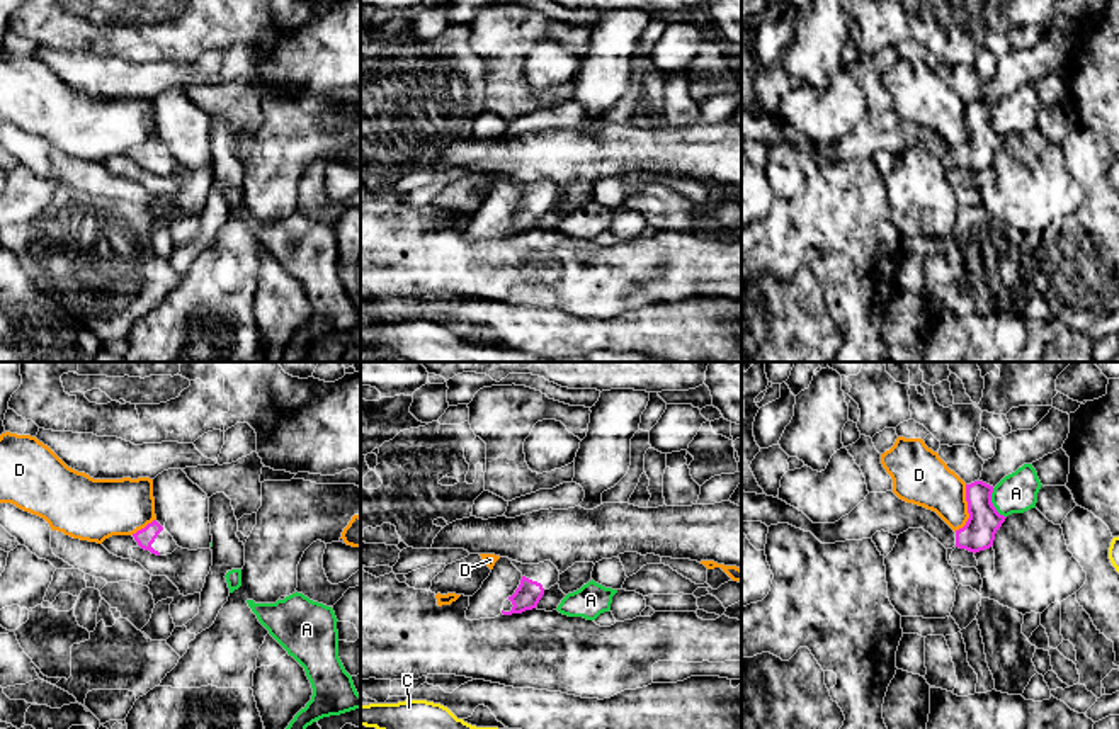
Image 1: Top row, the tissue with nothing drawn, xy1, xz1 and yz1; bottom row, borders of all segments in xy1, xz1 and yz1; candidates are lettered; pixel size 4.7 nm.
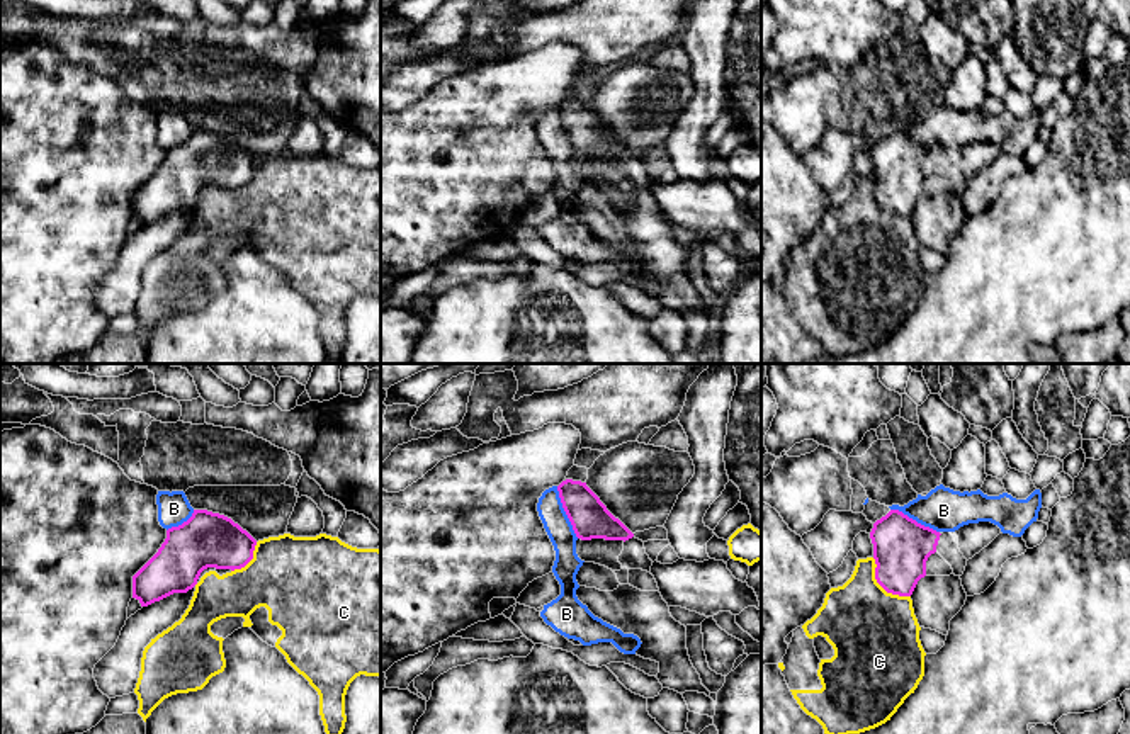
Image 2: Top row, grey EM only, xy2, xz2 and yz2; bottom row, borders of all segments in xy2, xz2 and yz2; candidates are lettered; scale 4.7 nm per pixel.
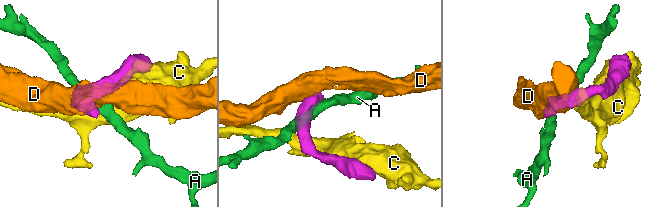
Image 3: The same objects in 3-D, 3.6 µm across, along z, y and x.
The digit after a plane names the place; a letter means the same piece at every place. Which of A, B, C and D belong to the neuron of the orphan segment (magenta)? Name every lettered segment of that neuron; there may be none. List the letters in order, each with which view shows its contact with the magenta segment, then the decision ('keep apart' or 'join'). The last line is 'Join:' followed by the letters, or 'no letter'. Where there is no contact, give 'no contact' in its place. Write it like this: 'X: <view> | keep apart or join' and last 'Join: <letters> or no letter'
A: yz1 | keep apart
B: xz2 | keep apart
C: yz2 | keep apart
D: yz1 | keep apart
Join: no letter

